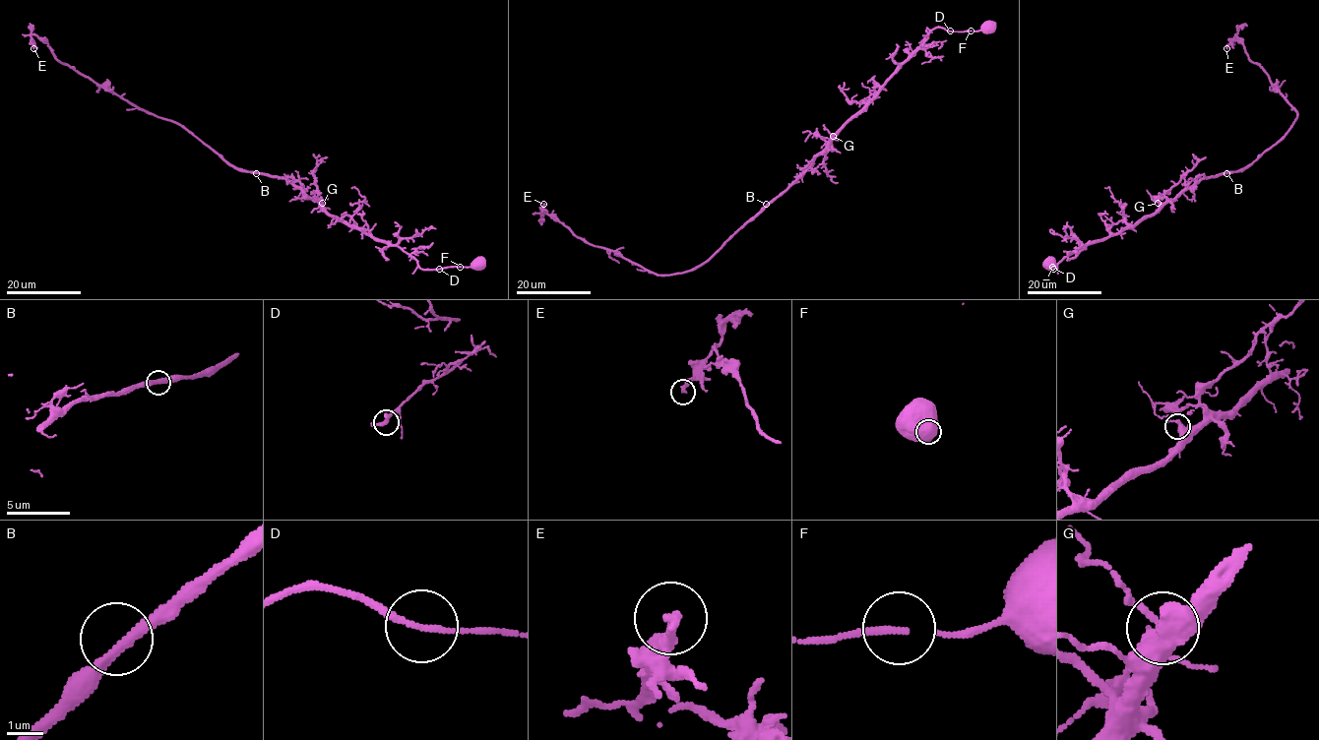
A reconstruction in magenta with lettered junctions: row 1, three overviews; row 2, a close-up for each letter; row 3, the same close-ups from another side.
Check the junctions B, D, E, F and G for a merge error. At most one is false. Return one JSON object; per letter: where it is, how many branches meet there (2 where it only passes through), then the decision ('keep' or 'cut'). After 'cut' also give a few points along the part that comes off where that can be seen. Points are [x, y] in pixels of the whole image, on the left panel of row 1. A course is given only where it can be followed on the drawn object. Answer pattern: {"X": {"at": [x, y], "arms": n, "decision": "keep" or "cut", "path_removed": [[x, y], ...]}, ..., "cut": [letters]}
{"B": {"at": [256, 173], "arms": 2, "decision": "keep"}, "D": {"at": [439, 269], "arms": 2, "decision": "keep"}, "E": {"at": [33, 48], "arms": 1, "decision": "keep"}, "F": {"at": [460, 267], "arms": 2, "decision": "keep"}, "G": {"at": [322, 203], "arms": 2, "decision": "keep"}, "cut": []}

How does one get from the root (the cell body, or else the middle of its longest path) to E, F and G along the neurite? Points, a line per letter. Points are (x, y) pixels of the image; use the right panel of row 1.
E: (1227, 172), (1252, 163), (1287, 131), (1296, 112), (1261, 67), (1249, 58), (1236, 33), (1226, 48)
F: (1227, 172), (1198, 180), (1155, 213), (1118, 233), (1083, 244), (1052, 267)
G: (1227, 172), (1204, 177), (1174, 199), (1158, 203)

